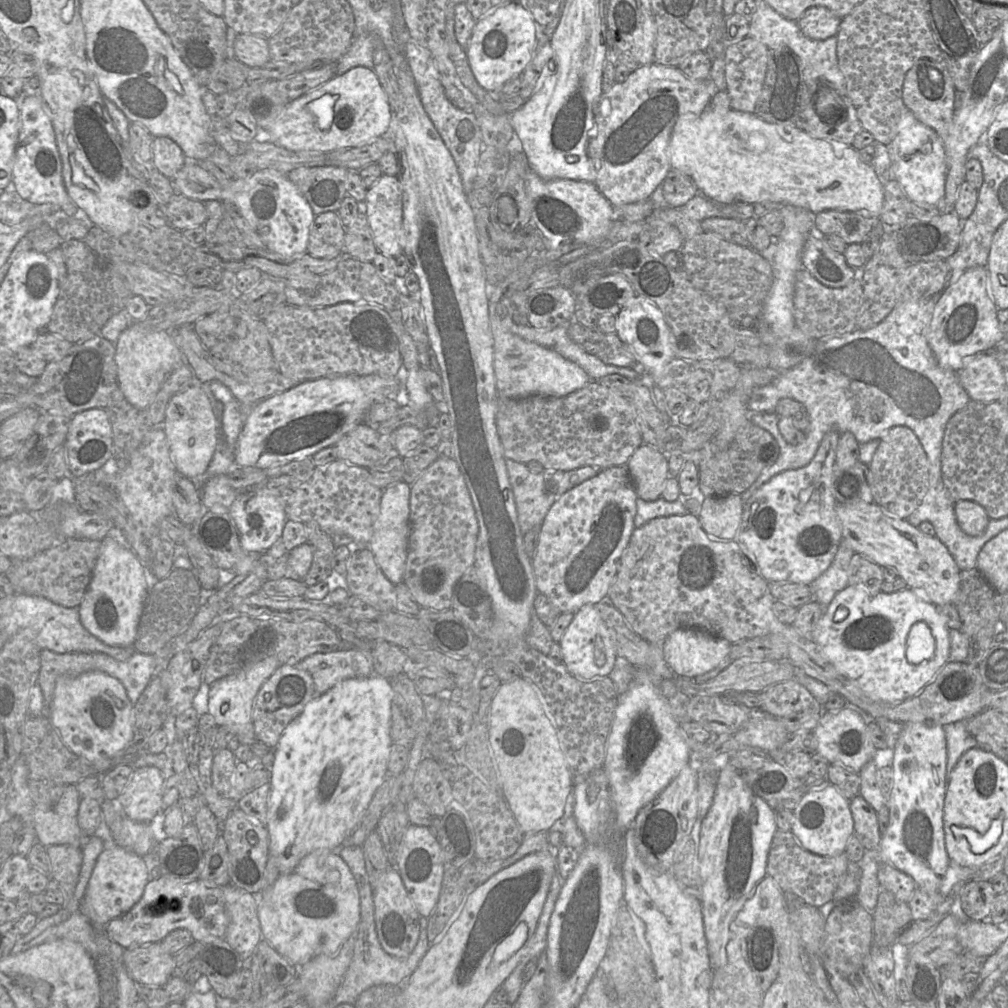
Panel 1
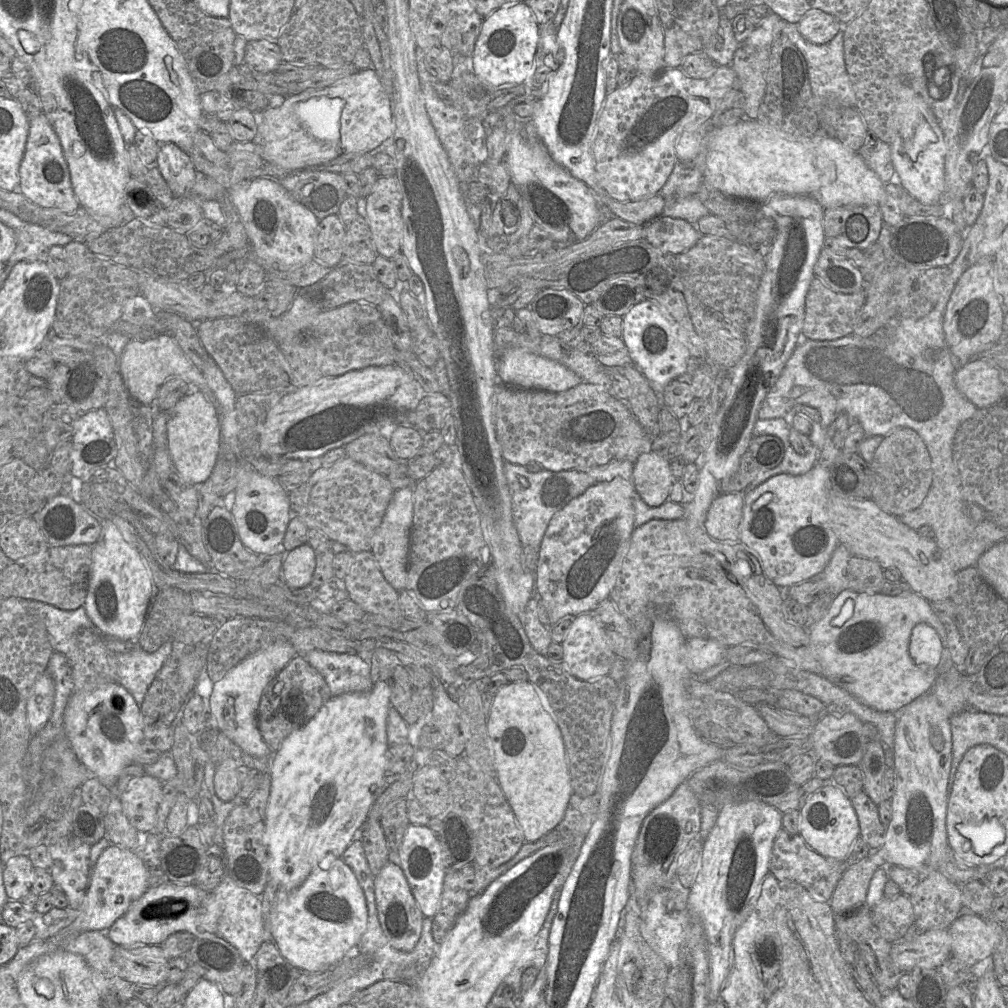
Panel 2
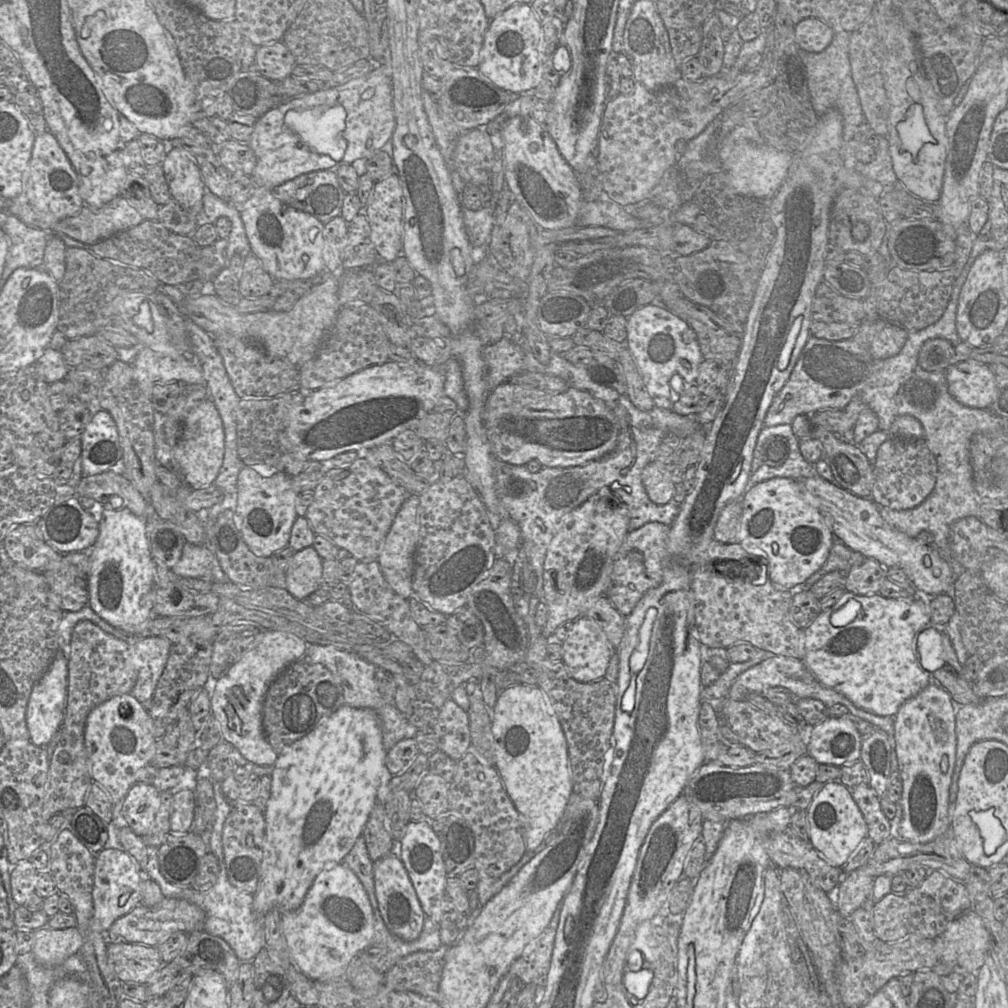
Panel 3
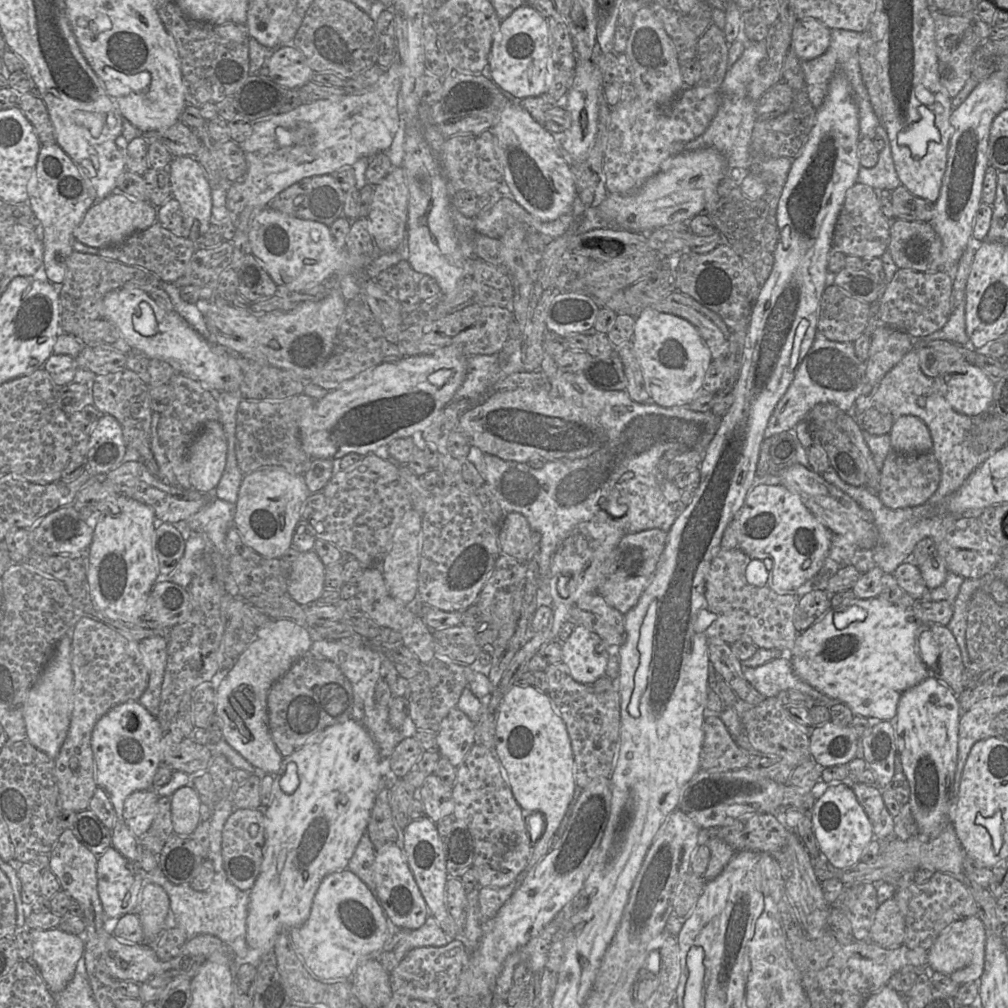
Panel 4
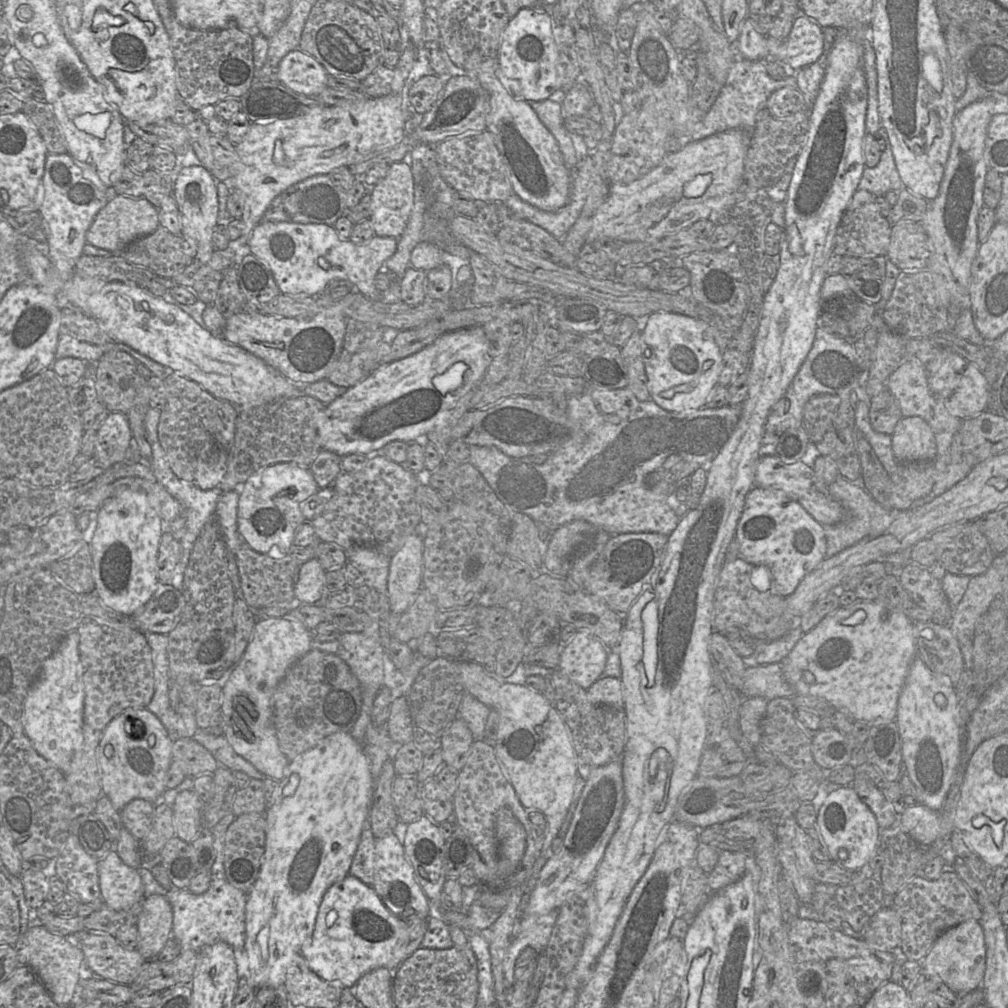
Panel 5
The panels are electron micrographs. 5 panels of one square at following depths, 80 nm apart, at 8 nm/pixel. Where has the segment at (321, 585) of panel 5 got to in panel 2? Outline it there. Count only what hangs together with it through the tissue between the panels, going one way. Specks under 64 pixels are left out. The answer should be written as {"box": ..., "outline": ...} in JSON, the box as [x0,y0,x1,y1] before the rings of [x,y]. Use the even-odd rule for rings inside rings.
{"box":[281,544,316,588],"outline":[[[309,544],[288,551],[281,569],[281,580],[290,588],[303,588],[310,584],[316,565],[316,552]]]}

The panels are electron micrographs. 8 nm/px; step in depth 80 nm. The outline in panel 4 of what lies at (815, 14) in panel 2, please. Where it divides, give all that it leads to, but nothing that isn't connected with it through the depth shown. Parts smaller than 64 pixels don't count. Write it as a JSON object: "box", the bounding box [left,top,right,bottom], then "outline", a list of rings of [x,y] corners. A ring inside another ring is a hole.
{"box":[790,18,831,61],"outline":[[[814,18],[798,20],[792,33],[790,49],[801,61],[813,60],[823,55],[831,39],[831,29]]]}

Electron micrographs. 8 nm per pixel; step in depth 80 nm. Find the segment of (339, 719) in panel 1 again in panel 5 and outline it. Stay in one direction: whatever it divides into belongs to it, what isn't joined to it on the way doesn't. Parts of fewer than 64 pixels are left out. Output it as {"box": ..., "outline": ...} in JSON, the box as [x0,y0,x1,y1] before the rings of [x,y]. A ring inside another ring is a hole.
{"box":[234,732,374,989],"outline":[[[337,732],[331,734],[319,742],[315,747],[298,755],[289,761],[284,769],[284,775],[278,781],[273,792],[271,805],[264,813],[266,820],[265,851],[262,857],[258,877],[250,891],[247,893],[245,907],[245,940],[242,947],[234,950],[236,969],[239,978],[246,978],[247,982],[254,989],[262,987],[284,987],[286,971],[296,955],[301,954],[302,947],[311,940],[318,909],[323,895],[334,883],[341,881],[349,875],[349,869],[360,841],[362,826],[369,817],[369,808],[372,803],[374,791],[373,778],[370,772],[368,761],[360,745],[352,737],[350,732]]]}

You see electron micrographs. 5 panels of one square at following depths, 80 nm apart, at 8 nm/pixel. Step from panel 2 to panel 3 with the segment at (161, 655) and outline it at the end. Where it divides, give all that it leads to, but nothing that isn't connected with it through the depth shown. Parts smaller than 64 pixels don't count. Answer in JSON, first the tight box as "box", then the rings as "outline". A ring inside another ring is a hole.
{"box":[130,637,171,711],"outline":[[[146,637],[130,644],[133,664],[138,670],[137,681],[131,691],[135,699],[148,711],[158,680],[164,670],[171,643],[163,637]]]}

